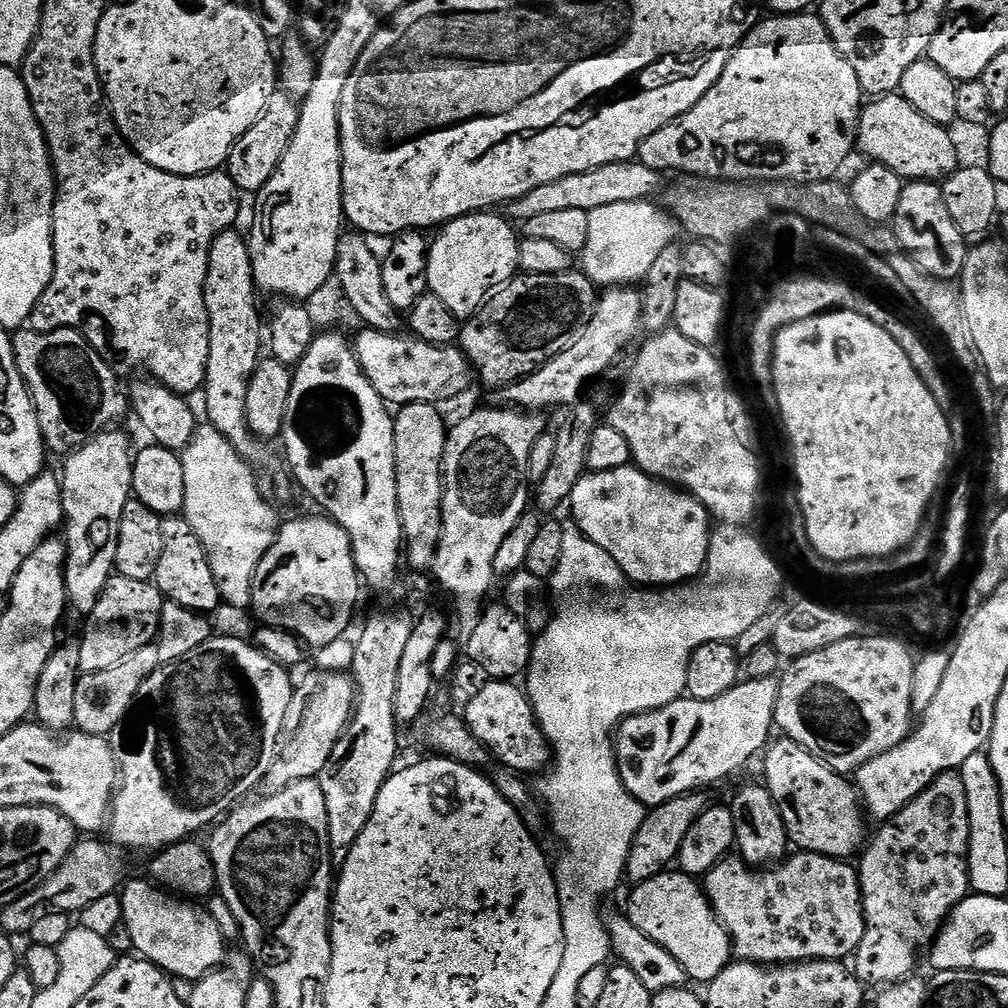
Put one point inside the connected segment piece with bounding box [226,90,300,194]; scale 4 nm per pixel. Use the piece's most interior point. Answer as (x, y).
(254, 159)

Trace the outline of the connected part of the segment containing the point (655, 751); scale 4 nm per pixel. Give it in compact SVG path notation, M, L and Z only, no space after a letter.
M765 674L738 682L713 700L681 698L653 712L643 712L621 720L620 727L614 733L614 743L616 767L620 769L620 777L626 790L630 790L630 794L639 804L654 809L659 804L665 804L679 796L699 793L704 790L700 788L708 788L711 784L734 775L739 768L746 767L756 755L757 759L767 749L770 743L768 735L774 732L776 722L780 681L775 675L771 675Z

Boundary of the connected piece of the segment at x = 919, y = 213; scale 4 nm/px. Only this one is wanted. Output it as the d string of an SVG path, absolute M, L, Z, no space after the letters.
M930 180L905 183L898 210L894 217L894 231L901 248L926 274L939 280L955 281L964 269L969 245L958 226L946 210L946 198L942 198L940 184Z

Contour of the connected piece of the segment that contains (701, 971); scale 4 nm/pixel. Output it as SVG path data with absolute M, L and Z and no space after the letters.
M665 870L631 890L626 909L628 920L638 926L650 942L658 942L666 954L671 954L689 981L697 980L700 986L707 986L722 974L726 965L733 963L732 939L716 917L703 887L693 877L679 870Z

